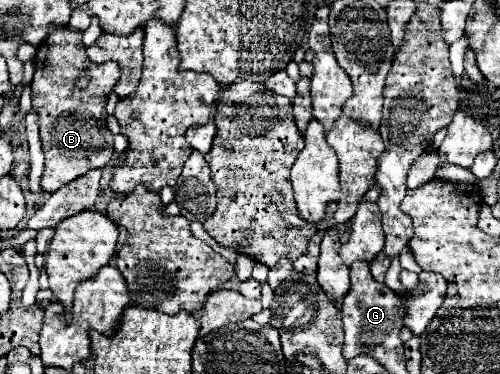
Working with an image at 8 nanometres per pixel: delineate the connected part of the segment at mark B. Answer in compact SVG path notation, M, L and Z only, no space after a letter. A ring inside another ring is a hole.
M50 24L48 36L38 46L34 58L34 78L30 88L32 106L38 112L42 148L46 154L44 174L40 180L40 186L46 192L56 192L92 168L108 166L114 156L114 134L106 126L106 98L120 78L120 68L114 62L90 62L82 34L82 30L72 30L70 26ZM82 70L90 72L90 84L84 90L78 90L74 80Z

